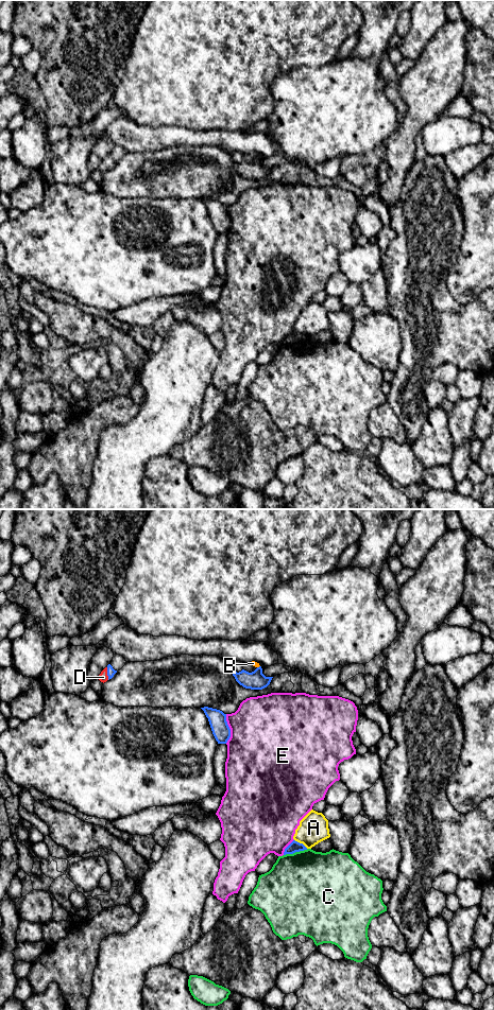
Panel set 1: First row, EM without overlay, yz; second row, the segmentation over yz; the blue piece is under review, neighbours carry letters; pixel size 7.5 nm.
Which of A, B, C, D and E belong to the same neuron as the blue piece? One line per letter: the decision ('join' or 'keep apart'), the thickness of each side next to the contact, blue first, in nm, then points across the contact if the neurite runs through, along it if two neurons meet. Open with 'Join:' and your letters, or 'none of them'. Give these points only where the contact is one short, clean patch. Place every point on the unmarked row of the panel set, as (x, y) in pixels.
Join: D
A: keep apart | 80/220 nm
B: keep apart | 140/40 nm
C: keep apart | 80/480 nm
D: join | 60/70 nm | across yz (111, 162), (107, 164), (103, 168)
E: keep apart | 140/500 nm

